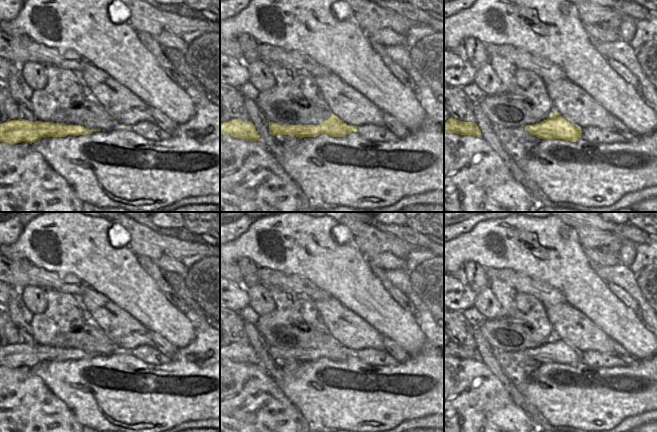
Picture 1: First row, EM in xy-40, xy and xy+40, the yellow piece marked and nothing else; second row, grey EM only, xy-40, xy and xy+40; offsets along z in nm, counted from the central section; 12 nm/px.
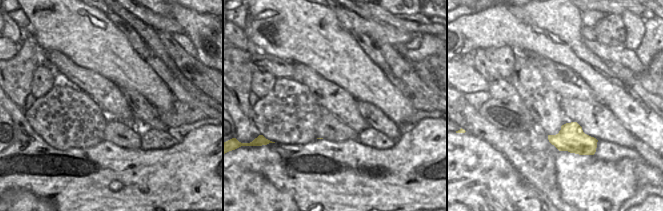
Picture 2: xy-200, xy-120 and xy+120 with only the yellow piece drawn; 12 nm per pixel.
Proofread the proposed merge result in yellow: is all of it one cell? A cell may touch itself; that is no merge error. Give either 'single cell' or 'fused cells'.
fused cells

